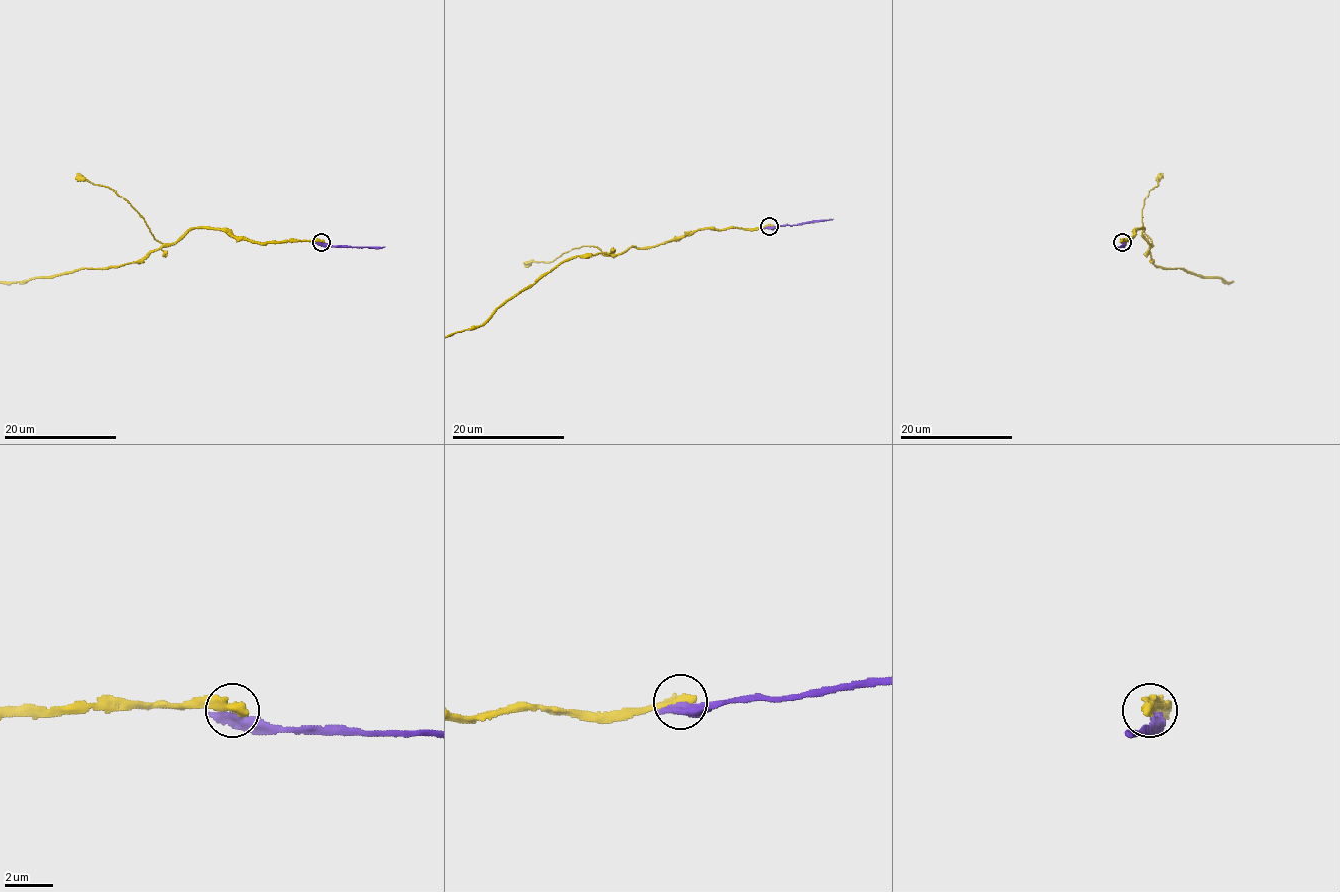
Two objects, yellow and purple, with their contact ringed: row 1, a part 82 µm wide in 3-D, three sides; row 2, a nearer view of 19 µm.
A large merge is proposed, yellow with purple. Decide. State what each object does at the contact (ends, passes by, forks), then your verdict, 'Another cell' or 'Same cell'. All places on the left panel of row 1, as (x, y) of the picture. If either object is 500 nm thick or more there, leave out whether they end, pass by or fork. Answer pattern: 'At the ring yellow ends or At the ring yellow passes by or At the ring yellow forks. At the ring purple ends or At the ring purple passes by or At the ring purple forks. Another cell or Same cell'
Another cell

